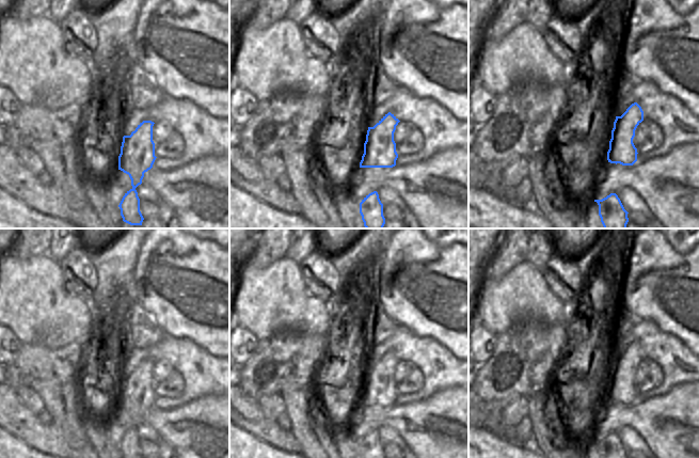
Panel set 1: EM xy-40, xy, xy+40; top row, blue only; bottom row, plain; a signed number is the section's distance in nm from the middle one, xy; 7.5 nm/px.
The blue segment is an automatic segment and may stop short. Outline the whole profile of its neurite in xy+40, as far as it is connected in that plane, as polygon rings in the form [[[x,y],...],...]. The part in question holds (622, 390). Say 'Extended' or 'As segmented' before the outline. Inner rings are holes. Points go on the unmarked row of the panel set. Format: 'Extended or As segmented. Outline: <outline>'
As segmented. Outline: [[[637,342],[632,343],[621,356],[616,356],[607,391],[608,401],[633,405],[637,400],[638,392],[633,378],[642,360],[644,350]]]

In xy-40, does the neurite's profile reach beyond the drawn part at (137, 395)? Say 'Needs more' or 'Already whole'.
Already whole.

